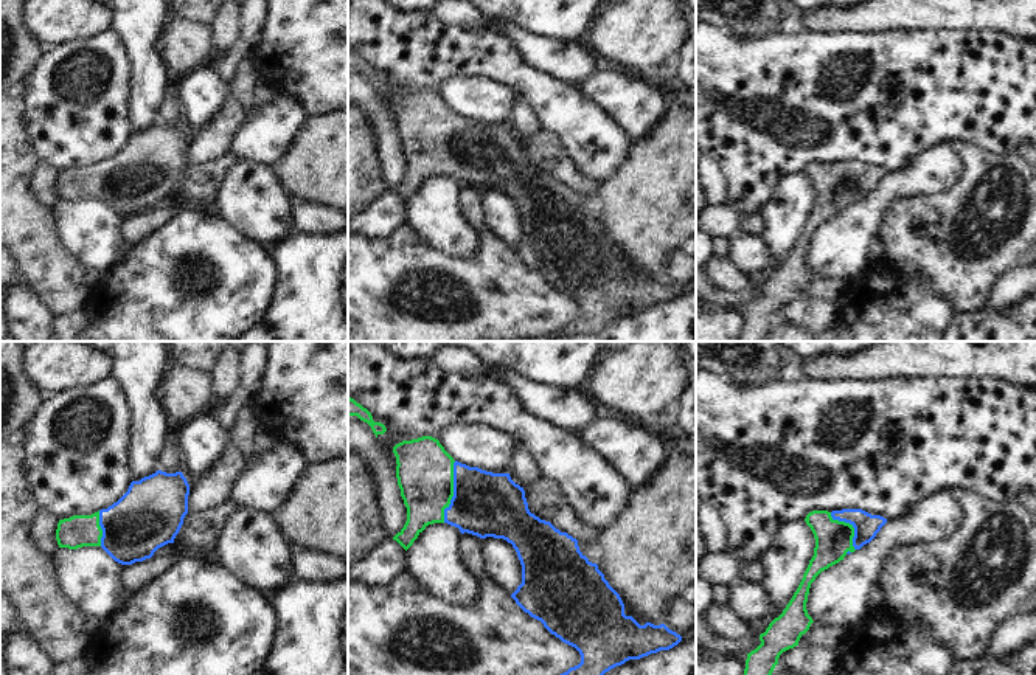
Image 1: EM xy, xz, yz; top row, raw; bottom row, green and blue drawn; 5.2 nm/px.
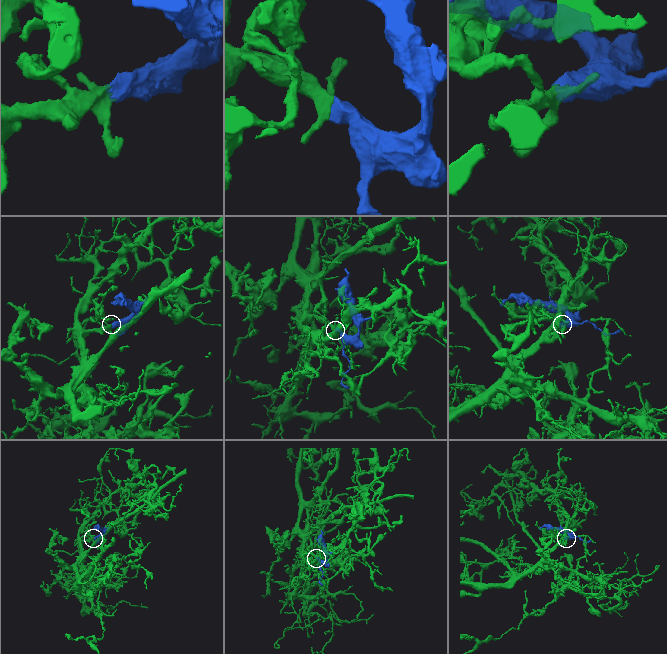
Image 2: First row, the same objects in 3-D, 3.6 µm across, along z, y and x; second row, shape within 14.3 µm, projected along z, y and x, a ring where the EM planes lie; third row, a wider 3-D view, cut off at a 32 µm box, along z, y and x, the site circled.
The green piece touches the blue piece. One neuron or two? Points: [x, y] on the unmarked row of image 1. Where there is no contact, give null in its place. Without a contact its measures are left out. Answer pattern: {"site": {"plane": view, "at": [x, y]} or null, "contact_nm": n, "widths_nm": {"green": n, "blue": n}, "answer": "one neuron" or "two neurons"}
{"site": {"plane": "xz", "at": [452, 145]}, "contact_nm": 320, "widths_nm": {"green": 300, "blue": 340}, "answer": "one neuron"}

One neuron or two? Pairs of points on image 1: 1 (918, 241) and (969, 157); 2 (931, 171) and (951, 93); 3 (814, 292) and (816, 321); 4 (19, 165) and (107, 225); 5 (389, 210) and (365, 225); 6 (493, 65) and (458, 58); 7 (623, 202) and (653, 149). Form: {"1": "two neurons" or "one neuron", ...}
{"1": "one neuron", "2": "two neurons", "3": "two neurons", "4": "two neurons", "5": "one neuron", "6": "one neuron", "7": "one neuron"}

